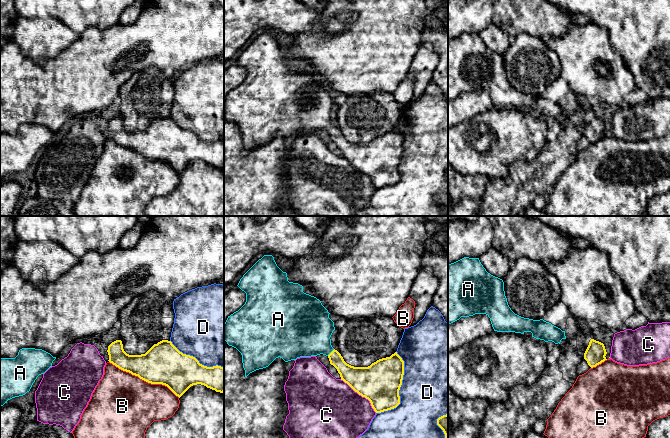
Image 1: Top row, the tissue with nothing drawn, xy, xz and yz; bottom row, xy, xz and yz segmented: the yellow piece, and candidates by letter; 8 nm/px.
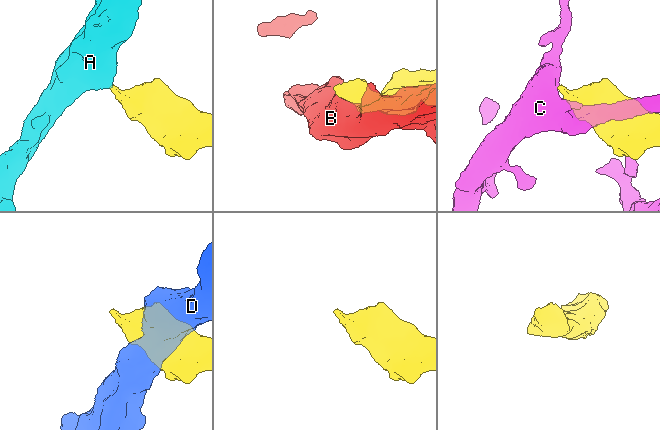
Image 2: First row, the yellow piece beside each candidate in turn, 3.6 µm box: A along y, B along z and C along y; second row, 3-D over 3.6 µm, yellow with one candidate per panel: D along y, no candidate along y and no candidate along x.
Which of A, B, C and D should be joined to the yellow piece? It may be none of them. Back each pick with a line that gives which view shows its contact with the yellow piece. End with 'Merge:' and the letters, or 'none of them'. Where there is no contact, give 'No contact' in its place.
A: Touches yellow in xz
Merge: A

